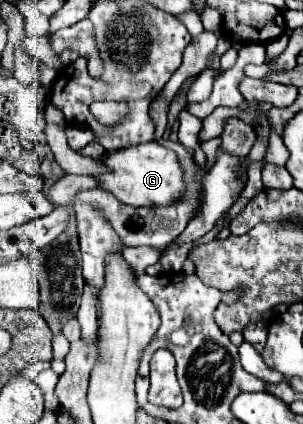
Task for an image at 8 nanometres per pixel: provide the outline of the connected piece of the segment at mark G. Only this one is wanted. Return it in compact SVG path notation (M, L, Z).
M156 141L130 145L118 151L108 151L102 159L98 159L98 163L106 167L104 173L92 175L98 181L98 187L112 193L118 201L126 205L134 207L170 205L184 193L182 167L176 159L176 153L172 149L160 147Z

